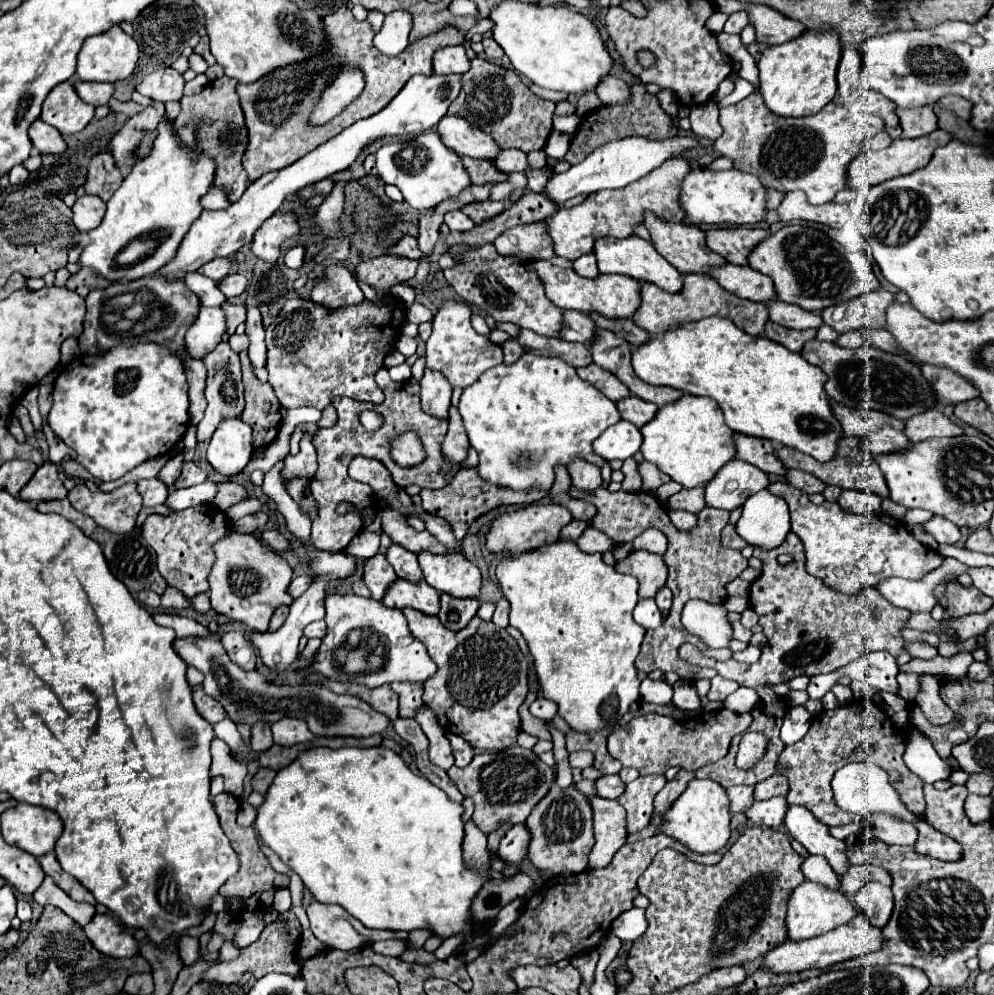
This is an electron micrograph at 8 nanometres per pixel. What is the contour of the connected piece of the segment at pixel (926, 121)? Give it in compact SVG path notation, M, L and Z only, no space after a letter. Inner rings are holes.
M922 106L922 108L898 108L896 110L902 126L902 138L920 138L938 128L936 124L936 114L932 106Z

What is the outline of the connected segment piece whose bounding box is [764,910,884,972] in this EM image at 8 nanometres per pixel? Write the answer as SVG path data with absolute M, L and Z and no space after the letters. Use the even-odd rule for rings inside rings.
M858 910L856 916L852 918L852 922L838 926L836 930L830 930L822 936L802 940L802 942L788 942L786 940L782 946L776 946L774 950L770 950L764 956L764 966L768 966L772 972L798 972L798 970L806 970L806 968L826 968L836 962L844 962L850 958L864 956L868 952L876 952L882 948L882 944L884 944L882 930L872 928L868 924L868 918L862 914L862 910Z

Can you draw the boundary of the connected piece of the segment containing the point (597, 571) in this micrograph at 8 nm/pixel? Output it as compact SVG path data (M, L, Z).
M572 540L546 544L538 550L524 552L518 558L506 558L496 568L496 576L504 598L512 606L510 626L518 628L528 642L534 666L538 662L542 694L558 704L558 716L564 718L572 730L582 734L594 734L596 730L616 726L630 704L640 696L640 680L634 662L640 654L646 630L632 618L632 610L638 602L638 580L604 564L600 554L578 550Z

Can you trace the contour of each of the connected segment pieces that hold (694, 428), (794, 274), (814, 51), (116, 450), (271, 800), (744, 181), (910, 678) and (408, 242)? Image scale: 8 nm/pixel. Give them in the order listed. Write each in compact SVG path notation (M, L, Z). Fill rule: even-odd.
M684 394L680 400L658 408L656 418L640 428L644 442L640 452L644 460L652 462L684 488L704 486L712 476L734 458L732 430L724 424L720 406L708 396Z
M784 226L770 234L756 244L756 250L750 250L748 266L772 278L778 300L796 304L810 312L820 312L822 308L880 288L868 260L862 264L850 262L838 242L808 226Z
M806 30L792 42L770 46L764 50L760 68L760 94L776 116L812 116L818 114L836 94L836 66L840 60L840 40L836 32L810 32Z
M138 344L132 348L116 346L100 356L74 358L54 382L54 404L48 416L48 424L54 434L74 452L74 460L82 464L92 476L108 482L134 470L138 464L166 454L186 432L188 416L188 384L182 360L170 354L160 344ZM134 370L134 388L120 392L120 372Z
M316 746L310 748L306 752L302 752L290 766L278 770L274 782L268 788L266 800L258 806L258 816L254 822L256 832L260 834L262 842L280 856L280 860L292 868L304 882L304 886L312 892L312 896L322 902L322 904L338 904L344 910L348 910L348 914L352 914L354 918L358 918L366 928L388 928L388 930L414 930L414 928L428 928L434 934L440 934L442 938L448 938L456 932L466 932L466 942L464 942L464 950L468 950L468 942L480 932L480 924L474 924L470 918L470 904L472 898L476 896L476 892L482 888L482 884L486 880L501 879L501 872L492 870L490 876L480 876L476 872L470 872L462 860L462 838L464 838L464 826L460 820L460 814L464 812L462 804L452 802L438 786L434 786L430 780L426 780L424 776L416 776L406 764L404 760L388 750L388 748L340 748L340 750L330 750L324 746Z
M692 168L688 178L684 178L680 202L686 210L686 222L690 224L756 224L762 220L766 204L764 204L764 186L752 174L740 170L724 170L712 172L708 168Z
M898 674L898 696L912 702L916 698L916 694L920 692L920 680L924 674Z
M404 234L390 250L390 256L404 256L404 258L420 258L420 250L416 244L416 238L410 234Z

